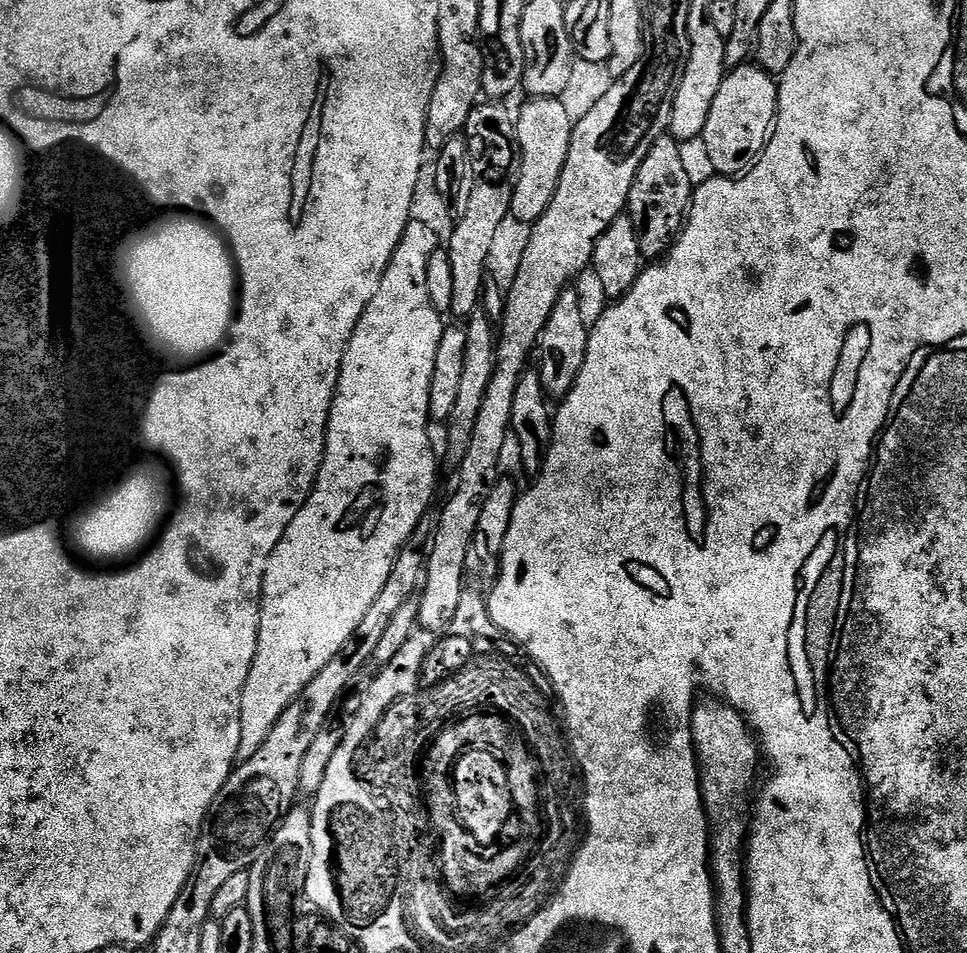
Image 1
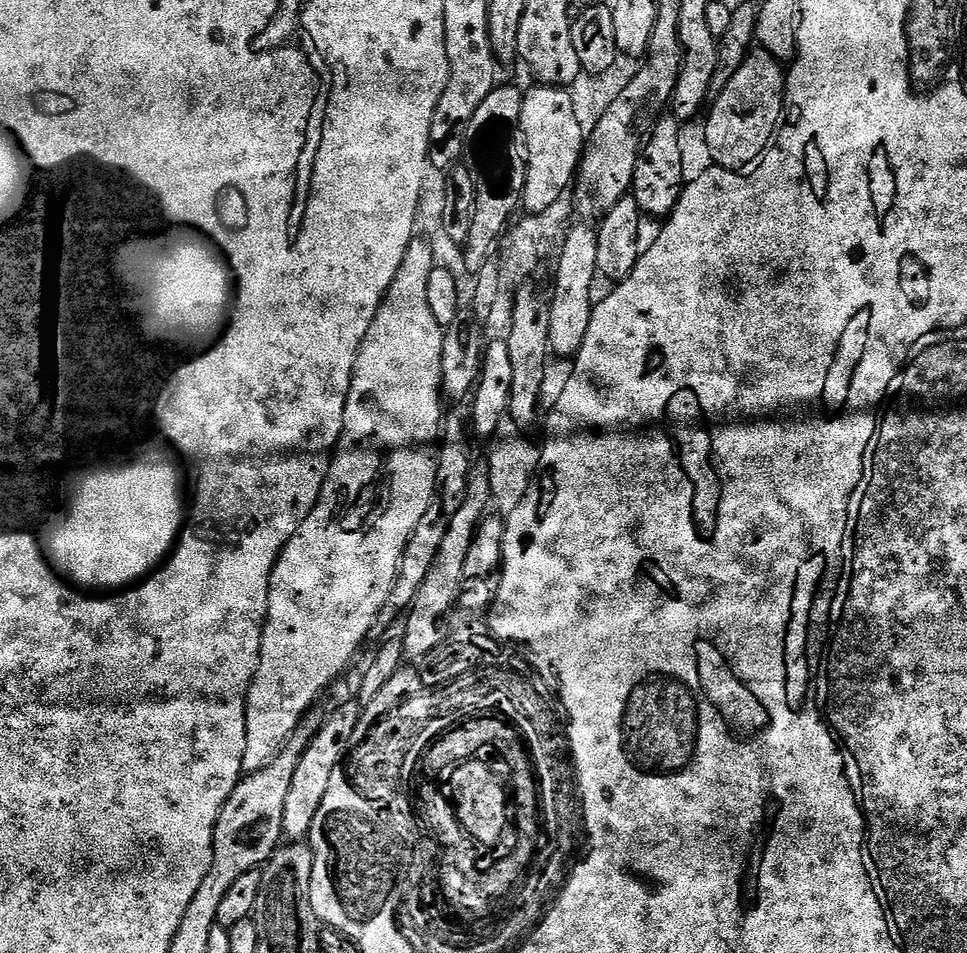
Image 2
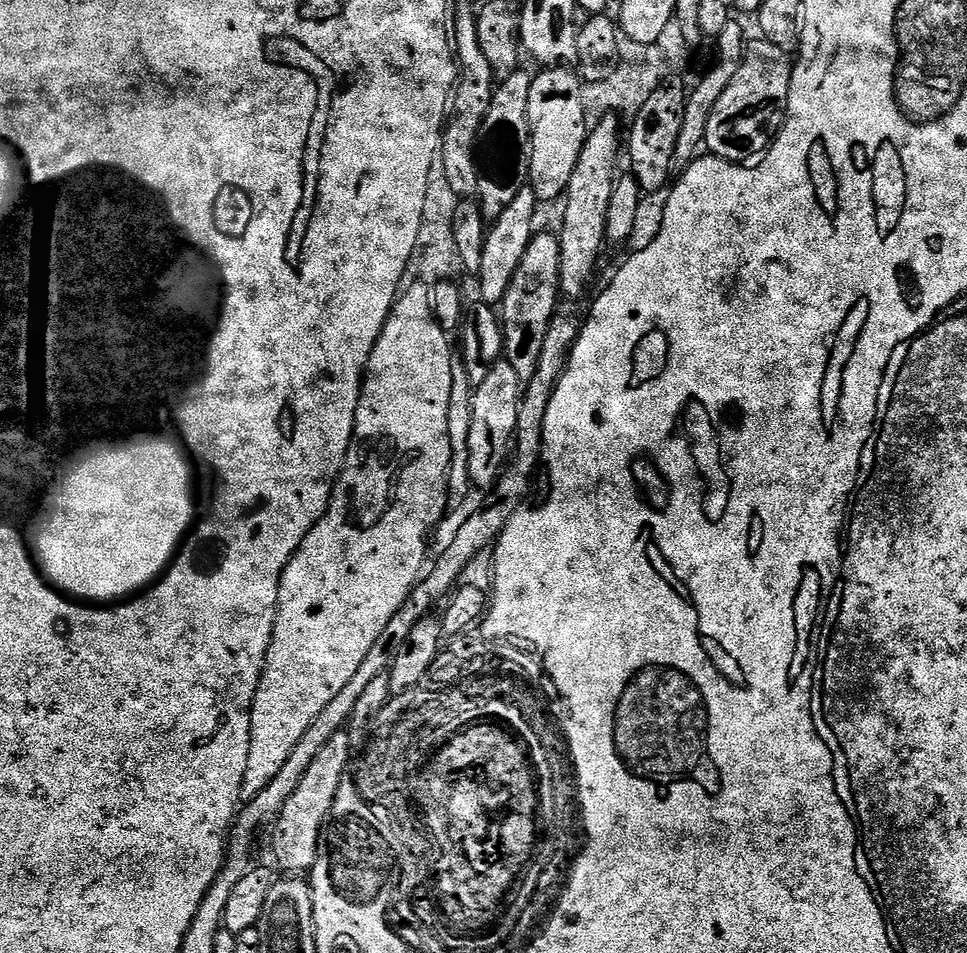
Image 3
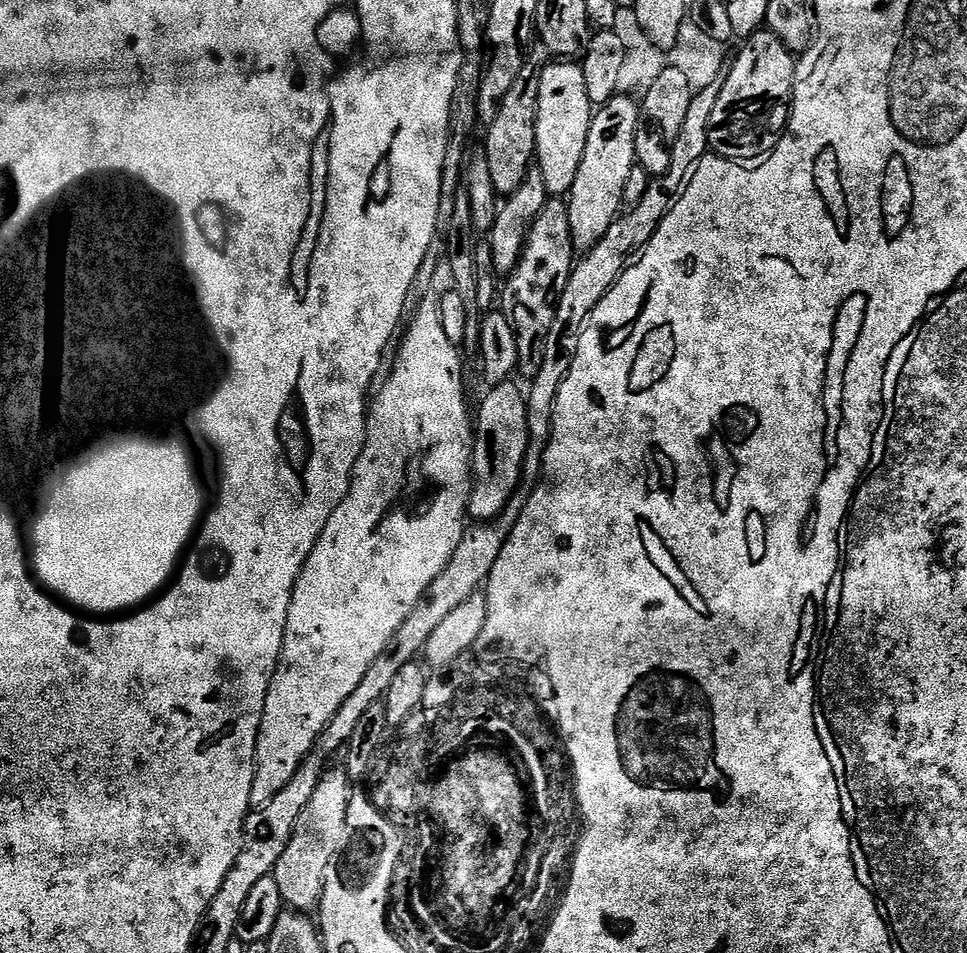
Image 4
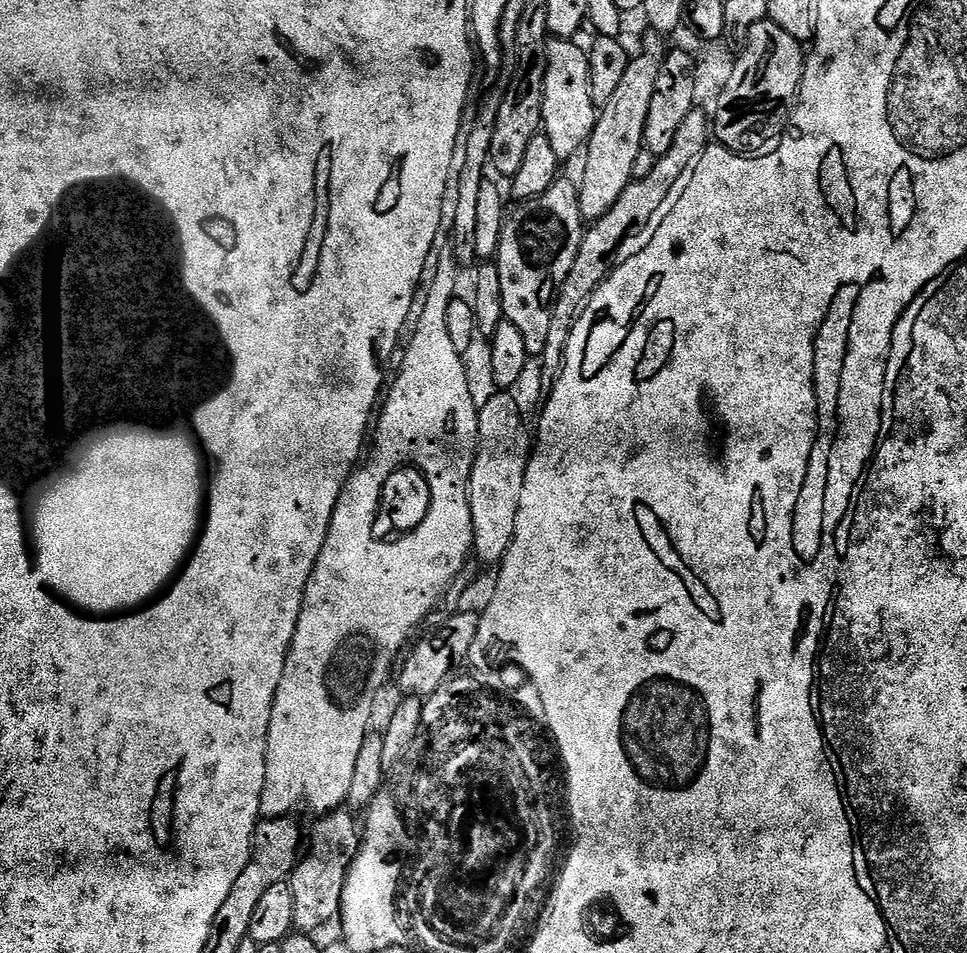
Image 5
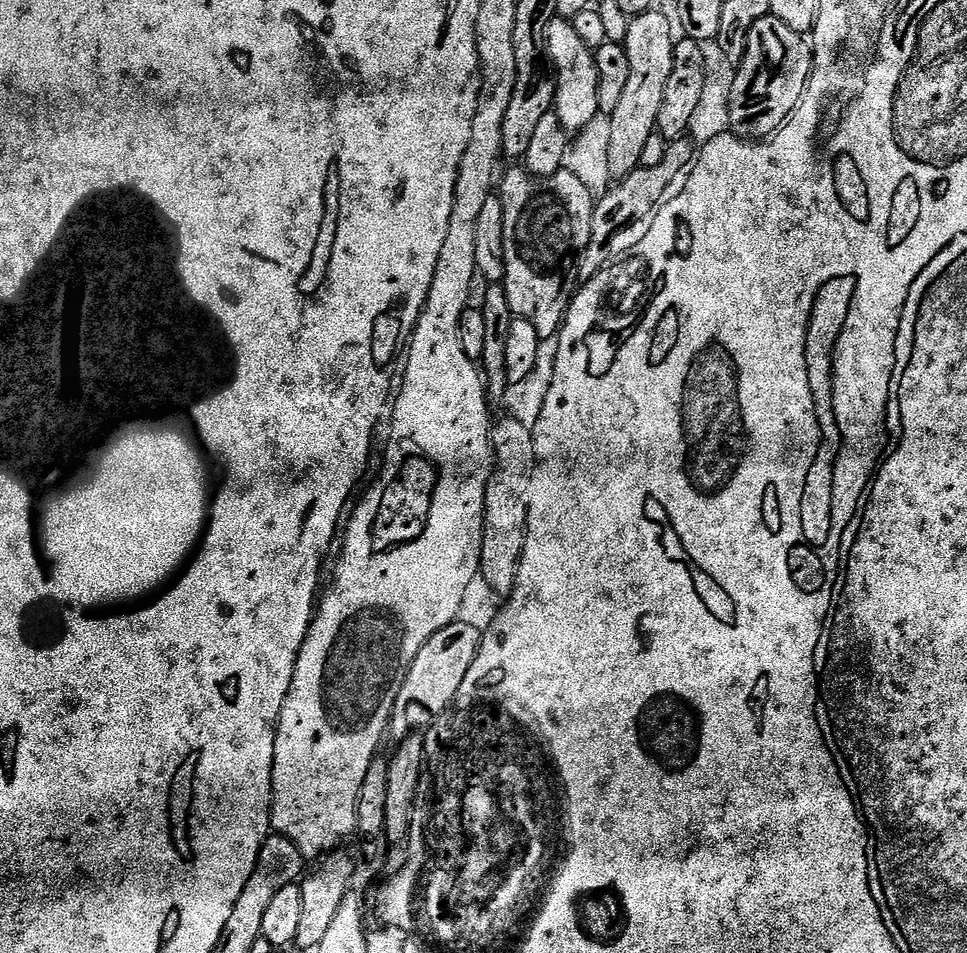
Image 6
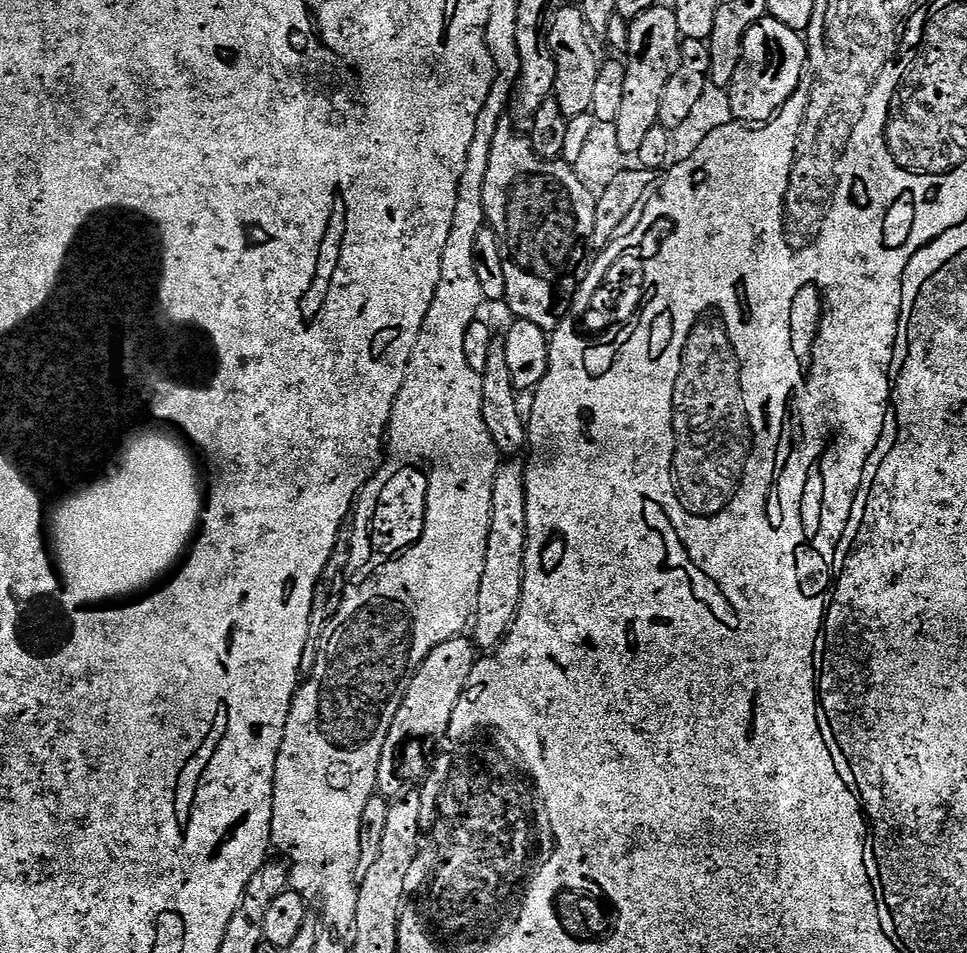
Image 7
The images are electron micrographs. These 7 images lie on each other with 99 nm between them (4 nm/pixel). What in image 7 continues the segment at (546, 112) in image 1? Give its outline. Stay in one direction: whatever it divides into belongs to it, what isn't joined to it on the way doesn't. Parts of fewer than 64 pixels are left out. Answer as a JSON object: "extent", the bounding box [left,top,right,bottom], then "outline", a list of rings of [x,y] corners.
{"extent":[550,6,601,118],"outline":[[[565,6],[558,10],[554,18],[554,26],[550,30],[550,50],[556,59],[556,87],[554,99],[562,106],[562,114],[569,118],[584,118],[592,111],[594,102],[594,86],[598,83],[598,70],[601,61],[596,60],[596,52],[592,49],[588,23],[579,7]]]}

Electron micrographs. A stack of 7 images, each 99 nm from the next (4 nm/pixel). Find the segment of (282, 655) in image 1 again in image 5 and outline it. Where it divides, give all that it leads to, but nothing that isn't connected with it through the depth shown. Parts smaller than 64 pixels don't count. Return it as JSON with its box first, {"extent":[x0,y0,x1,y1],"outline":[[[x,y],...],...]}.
{"extent":[261,266,479,817],"outline":[[[450,266],[438,270],[438,278],[425,300],[421,322],[405,349],[405,361],[398,366],[400,373],[383,397],[374,424],[376,441],[371,441],[366,459],[344,483],[322,554],[308,579],[298,626],[270,714],[261,817],[289,815],[291,808],[303,800],[315,814],[327,814],[347,801],[354,762],[358,762],[362,742],[370,731],[368,712],[356,708],[356,703],[387,682],[392,663],[403,650],[408,635],[431,614],[440,595],[463,570],[468,555],[473,555],[471,482],[479,438],[479,411],[470,398],[461,353],[450,342],[450,330],[446,330],[446,310],[458,292],[455,276]]]}

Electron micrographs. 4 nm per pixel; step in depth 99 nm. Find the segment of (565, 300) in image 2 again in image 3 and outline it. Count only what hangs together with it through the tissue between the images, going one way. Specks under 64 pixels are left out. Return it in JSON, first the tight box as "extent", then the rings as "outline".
{"extent":[560,114,622,296],"outline":[[[604,114],[599,117],[600,125],[593,127],[580,155],[578,166],[568,183],[566,193],[569,206],[560,237],[560,290],[561,293],[580,296],[588,288],[592,275],[596,272],[596,263],[604,252],[608,240],[606,234],[607,215],[610,214],[610,202],[618,171],[616,163],[622,160],[622,134],[620,138],[620,119],[616,114]]]}

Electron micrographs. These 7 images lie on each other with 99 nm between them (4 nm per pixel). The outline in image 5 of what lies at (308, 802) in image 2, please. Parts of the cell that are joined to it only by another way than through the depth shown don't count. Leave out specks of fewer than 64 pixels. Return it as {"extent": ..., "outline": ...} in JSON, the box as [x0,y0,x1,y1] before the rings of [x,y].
{"extent":[290,811,361,934],"outline":[[[344,811],[330,812],[317,819],[320,821],[313,826],[312,837],[309,840],[307,837],[306,851],[290,877],[296,907],[295,927],[306,934],[315,933],[315,928],[339,917],[344,883],[354,858],[360,852],[361,829],[356,829],[356,820],[351,816],[353,813]]]}

